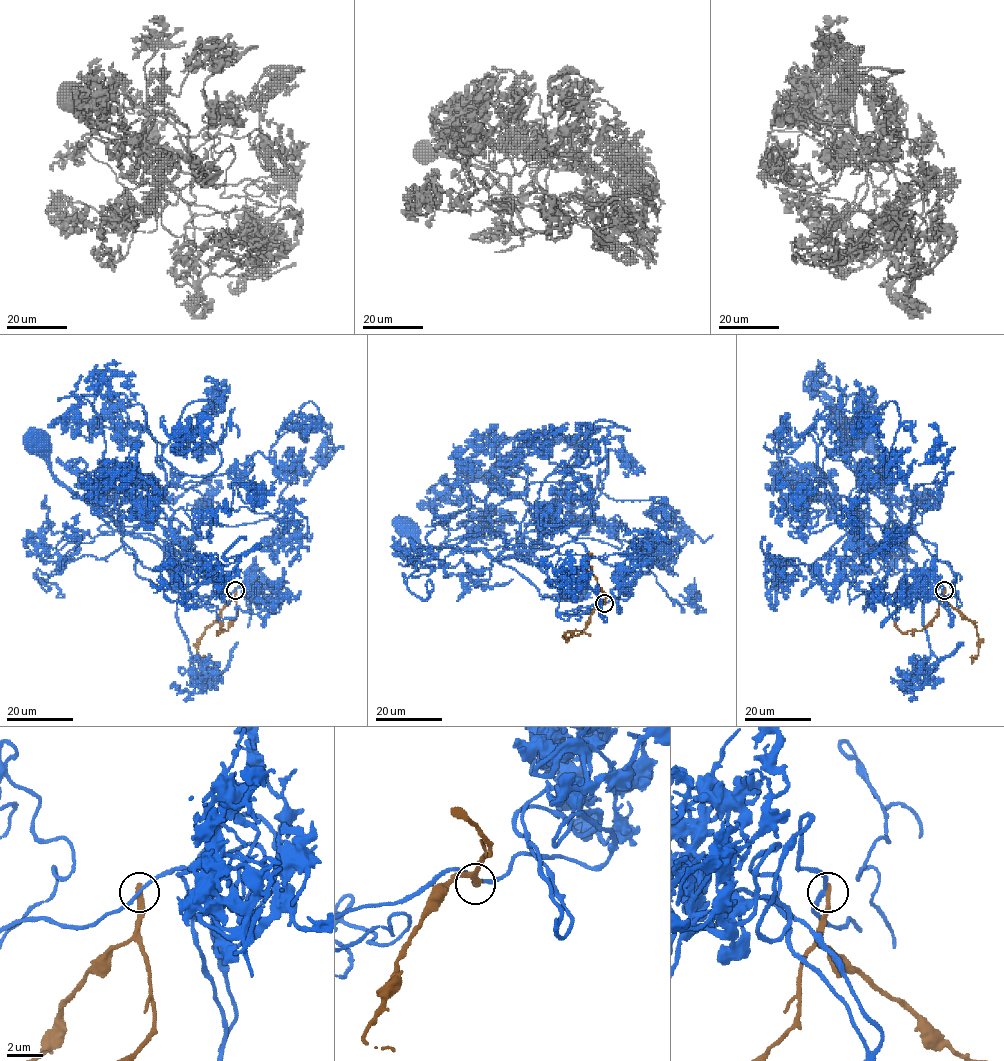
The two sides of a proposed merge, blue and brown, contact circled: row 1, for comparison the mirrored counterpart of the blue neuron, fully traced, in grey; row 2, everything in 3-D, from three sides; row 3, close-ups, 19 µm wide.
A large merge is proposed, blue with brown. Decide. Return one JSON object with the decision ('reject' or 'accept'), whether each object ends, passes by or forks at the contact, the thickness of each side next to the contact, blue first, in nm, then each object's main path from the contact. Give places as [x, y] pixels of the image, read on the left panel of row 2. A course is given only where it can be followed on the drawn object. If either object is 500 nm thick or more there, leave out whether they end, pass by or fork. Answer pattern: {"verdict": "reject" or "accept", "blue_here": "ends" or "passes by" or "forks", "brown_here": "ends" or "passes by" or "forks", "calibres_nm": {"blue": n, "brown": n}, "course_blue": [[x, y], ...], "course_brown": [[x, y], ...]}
{"verdict": "reject", "blue_here": "passes by", "brown_here": "ends", "calibres_nm": {"blue": 200, "brown": 340}, "course_blue": [[235, 590], [194, 594], [186, 558], [147, 533], [127, 533], [74, 495], [36, 445]], "course_brown": [[235, 590], [235, 596], [220, 610], [220, 615], [206, 628], [198, 643], [195, 658], [212, 656]]}

